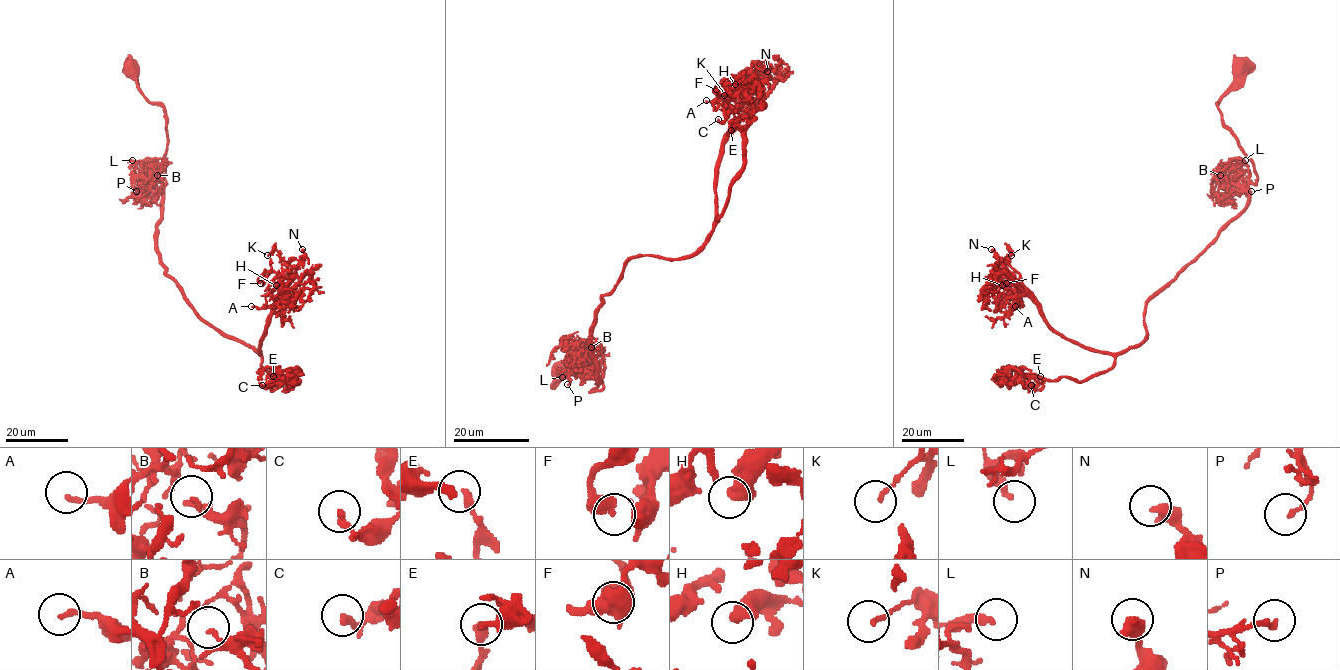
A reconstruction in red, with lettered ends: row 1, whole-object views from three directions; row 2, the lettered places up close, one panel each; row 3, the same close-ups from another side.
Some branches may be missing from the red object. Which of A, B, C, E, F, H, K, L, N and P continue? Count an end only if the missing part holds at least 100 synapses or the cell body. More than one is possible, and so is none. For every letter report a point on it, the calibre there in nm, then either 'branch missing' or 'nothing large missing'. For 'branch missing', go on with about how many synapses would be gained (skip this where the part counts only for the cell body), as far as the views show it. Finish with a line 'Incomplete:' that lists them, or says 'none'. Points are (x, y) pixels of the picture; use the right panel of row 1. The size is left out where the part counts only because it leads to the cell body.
A: at (1015, 306); 160 nm thick; nothing large missing
B: at (1220, 175); 110 nm thick; nothing large missing
C: at (1031, 385); 260 nm thick; nothing large missing
E: at (1040, 376); 190 nm thick; nothing large missing
F: at (1006, 283); 360 nm thick; nothing large missing
H: at (1002, 285); 550 nm thick; nothing large missing
K: at (1011, 255); 160 nm thick; nothing large missing
L: at (1245, 160); 280 nm thick; nothing large missing
N: at (991, 249); 480 nm thick; nothing large missing
P: at (1251, 191); 190 nm thick; nothing large missing
Incomplete: none

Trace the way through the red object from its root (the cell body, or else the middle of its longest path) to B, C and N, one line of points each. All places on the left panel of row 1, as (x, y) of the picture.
B: (129, 71), (141, 93), (165, 111), (166, 154), (156, 176), (166, 183), (161, 191), (162, 179), (157, 175)
C: (129, 71), (165, 111), (159, 262), (201, 318), (251, 347), (274, 381), (283, 377), (262, 385)
N: (129, 71), (165, 111), (156, 251), (189, 306), (259, 353), (302, 249)

